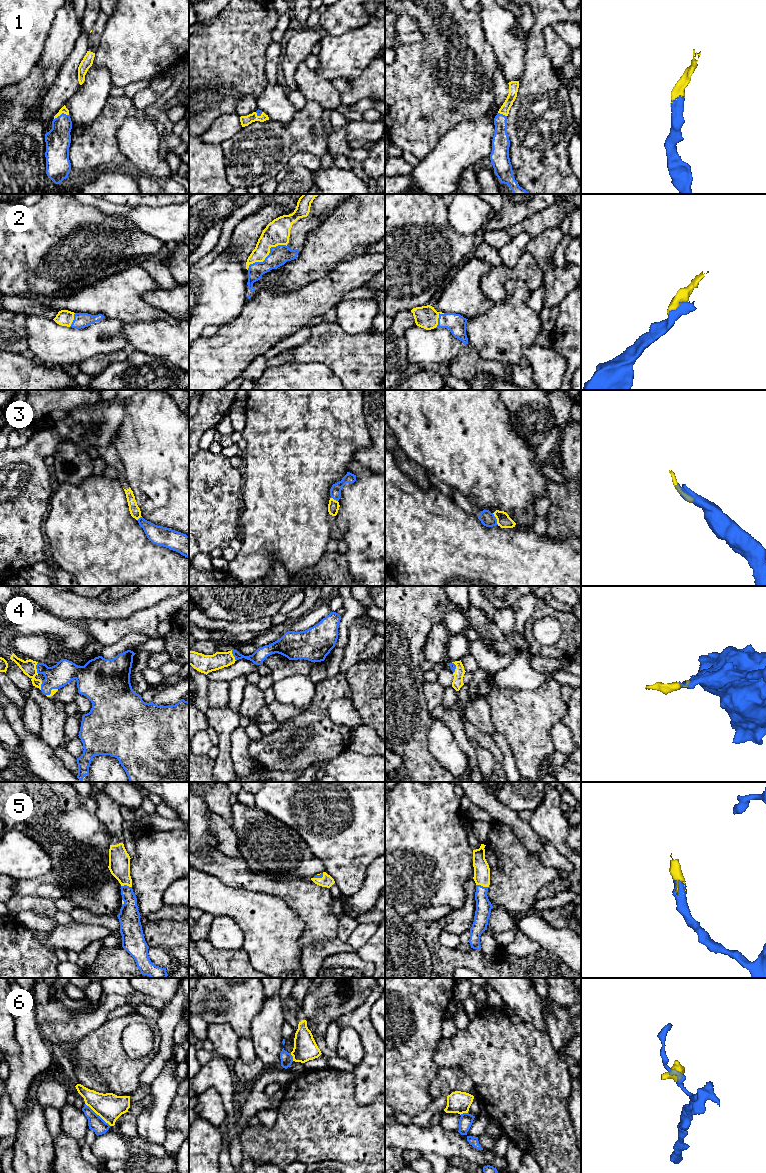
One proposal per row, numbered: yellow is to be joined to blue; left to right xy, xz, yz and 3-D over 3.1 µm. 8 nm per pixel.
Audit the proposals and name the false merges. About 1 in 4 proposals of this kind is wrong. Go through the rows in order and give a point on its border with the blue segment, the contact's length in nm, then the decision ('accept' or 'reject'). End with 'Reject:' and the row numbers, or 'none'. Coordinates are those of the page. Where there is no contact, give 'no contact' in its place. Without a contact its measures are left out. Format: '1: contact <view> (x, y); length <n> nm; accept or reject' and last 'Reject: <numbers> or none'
1: contact xy (62, 113); length 130 nm; accept
2: contact xz (268, 255); length 380 nm; accept
3: contact yz (496, 519); length 110 nm; reject
4: contact xy (36, 668); length 100 nm; accept
5: contact yz (482, 886); length 100 nm; accept
6: contact xy (98, 1115); length 280 nm; reject
Reject: 3, 6

